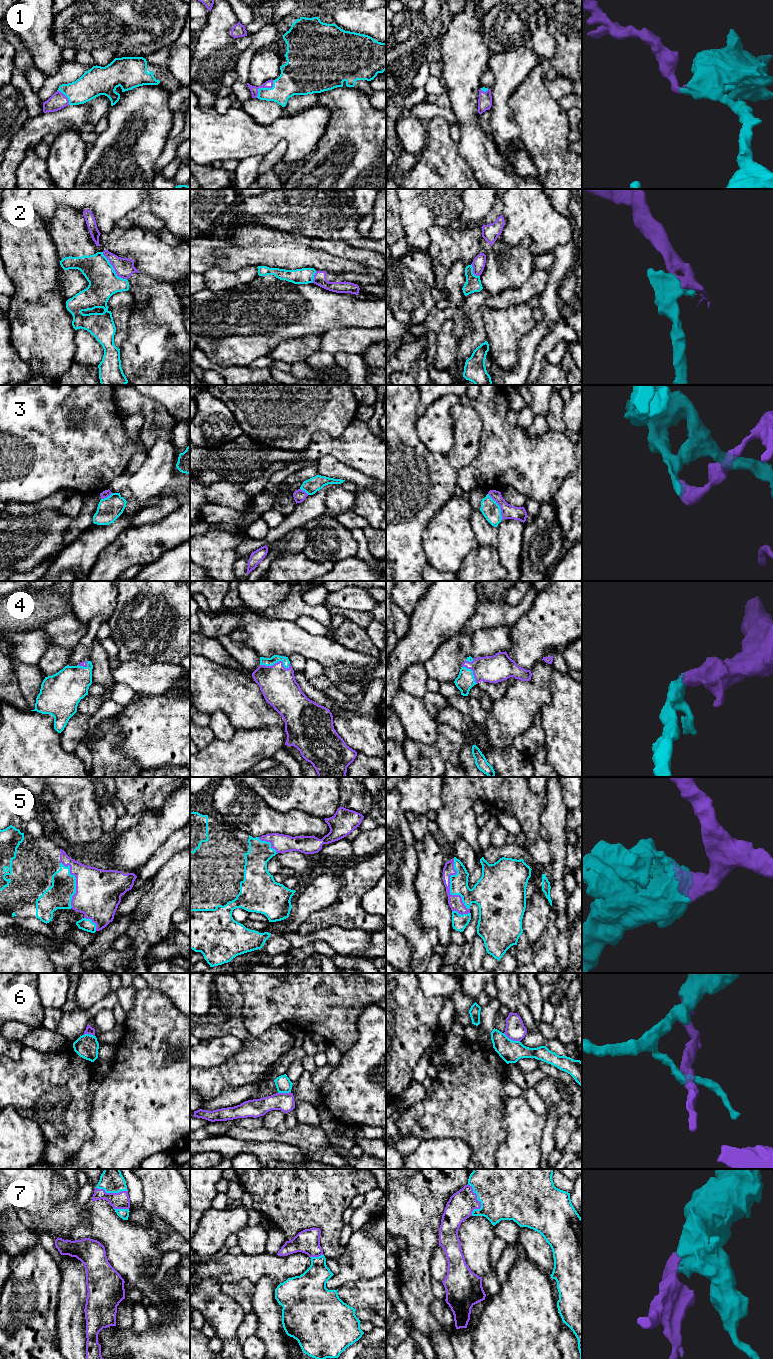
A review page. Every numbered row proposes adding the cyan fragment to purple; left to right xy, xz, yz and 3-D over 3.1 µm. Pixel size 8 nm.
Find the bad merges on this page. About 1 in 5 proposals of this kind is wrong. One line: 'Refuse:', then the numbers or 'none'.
Refuse: 2, 3, 6

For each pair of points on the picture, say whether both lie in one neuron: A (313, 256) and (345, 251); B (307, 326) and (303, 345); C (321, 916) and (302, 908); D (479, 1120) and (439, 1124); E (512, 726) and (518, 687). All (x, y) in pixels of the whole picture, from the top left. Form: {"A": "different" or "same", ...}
{"A": "different", "B": "different", "C": "different", "D": "same", "E": "same"}

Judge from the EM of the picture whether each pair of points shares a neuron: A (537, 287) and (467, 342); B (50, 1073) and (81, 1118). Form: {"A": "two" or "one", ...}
{"A": "one", "B": "one"}

